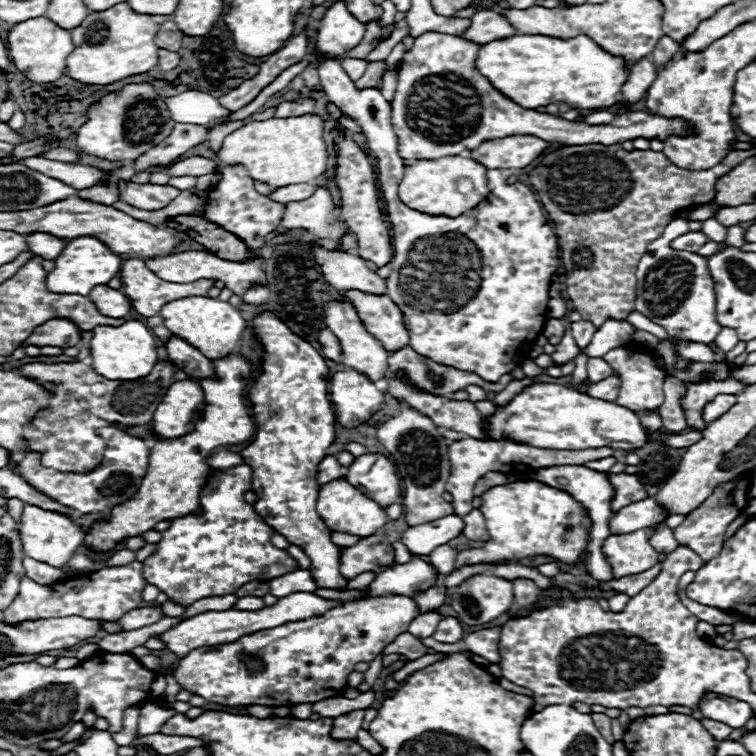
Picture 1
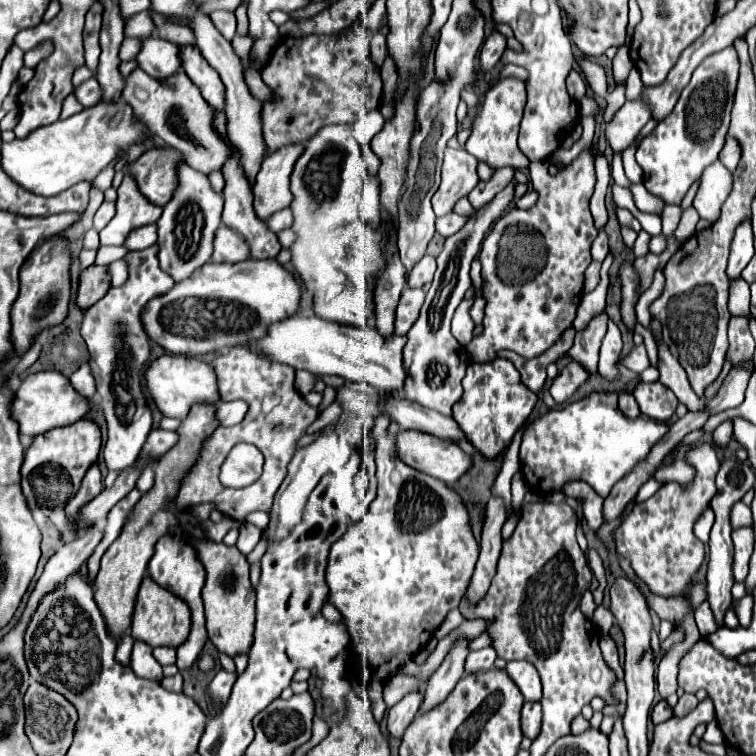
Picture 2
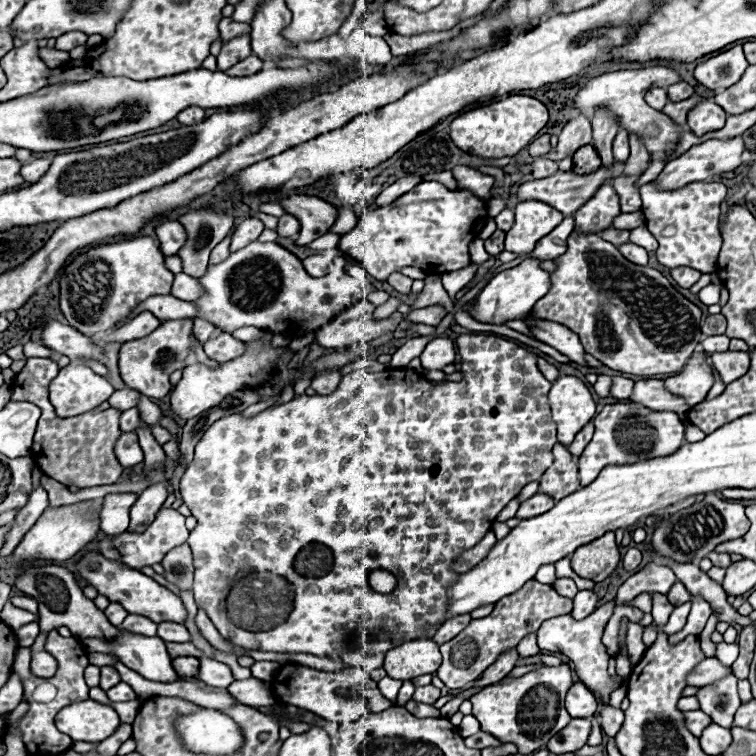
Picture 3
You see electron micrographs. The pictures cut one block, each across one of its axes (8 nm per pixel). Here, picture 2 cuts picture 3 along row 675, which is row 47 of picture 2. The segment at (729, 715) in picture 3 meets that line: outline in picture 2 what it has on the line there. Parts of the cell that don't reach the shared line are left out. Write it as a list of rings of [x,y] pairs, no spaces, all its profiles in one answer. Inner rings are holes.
[[[734,46],[710,55],[693,72],[670,116],[644,136],[636,150],[636,162],[644,170],[644,186],[650,194],[660,196],[666,204],[680,204],[704,168],[718,160],[728,134],[736,80],[738,58]]]

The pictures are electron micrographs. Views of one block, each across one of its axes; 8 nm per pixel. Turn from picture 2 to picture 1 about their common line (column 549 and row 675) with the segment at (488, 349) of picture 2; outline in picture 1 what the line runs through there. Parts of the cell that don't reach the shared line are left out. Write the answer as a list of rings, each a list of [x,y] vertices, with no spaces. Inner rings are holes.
[[[404,594],[378,596],[360,602],[350,602],[336,606],[322,616],[312,616],[298,622],[286,622],[268,630],[258,630],[246,634],[234,642],[222,646],[204,646],[188,652],[174,670],[176,682],[190,692],[200,694],[208,702],[218,702],[222,706],[290,706],[304,702],[320,702],[326,698],[342,696],[346,690],[346,678],[354,672],[354,664],[366,660],[372,662],[394,638],[408,630],[410,622],[420,614],[416,600]]]

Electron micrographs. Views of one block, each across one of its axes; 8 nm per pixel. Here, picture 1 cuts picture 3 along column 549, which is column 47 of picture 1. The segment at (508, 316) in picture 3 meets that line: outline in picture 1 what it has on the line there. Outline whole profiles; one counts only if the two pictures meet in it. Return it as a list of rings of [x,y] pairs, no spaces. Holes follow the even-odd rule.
[[[82,236],[66,244],[66,248],[60,252],[58,258],[54,258],[54,270],[46,274],[46,288],[50,292],[62,292],[62,294],[80,294],[88,296],[90,290],[98,284],[108,284],[118,272],[122,258],[114,254],[110,248],[106,248],[100,240],[92,236]]]

